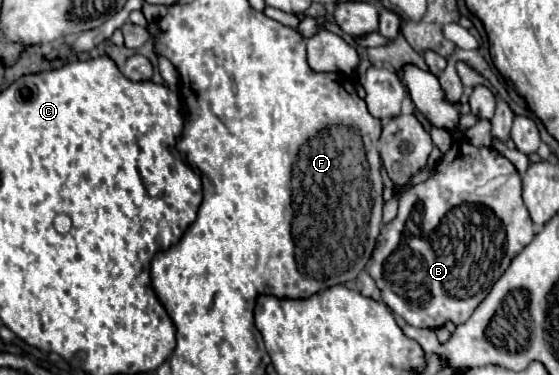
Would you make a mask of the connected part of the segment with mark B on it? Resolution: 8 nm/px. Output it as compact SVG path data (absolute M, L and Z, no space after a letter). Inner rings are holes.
M461 137L461 139L455 139L455 141L453 141L451 149L449 149L449 151L443 155L443 159L435 165L431 177L429 177L425 183L415 185L415 187L407 189L407 191L401 195L397 217L395 217L391 223L387 223L387 225L381 227L381 235L377 237L377 245L375 245L375 249L373 249L371 265L367 267L367 273L373 277L373 281L375 281L377 287L381 289L381 299L389 305L389 309L391 309L393 313L401 315L409 325L413 325L413 327L431 327L431 329L441 327L445 321L453 321L455 325L459 325L459 323L465 323L465 321L469 319L469 315L475 311L475 307L487 297L487 293L489 293L489 289L493 287L495 279L499 279L499 277L503 275L503 271L509 267L511 259L513 259L533 237L535 237L535 225L533 225L533 221L531 221L531 217L529 217L529 211L527 211L527 207L525 207L525 203L523 203L523 199L521 199L521 177L519 177L517 169L513 167L513 163L511 163L507 157L503 157L499 151L495 151L493 147L475 147L475 145L471 145L465 137ZM499 175L505 175L505 183L499 185L493 193L487 193L487 195L485 195L485 193L483 193L483 187L485 187L491 179L495 179L495 177L499 177Z

